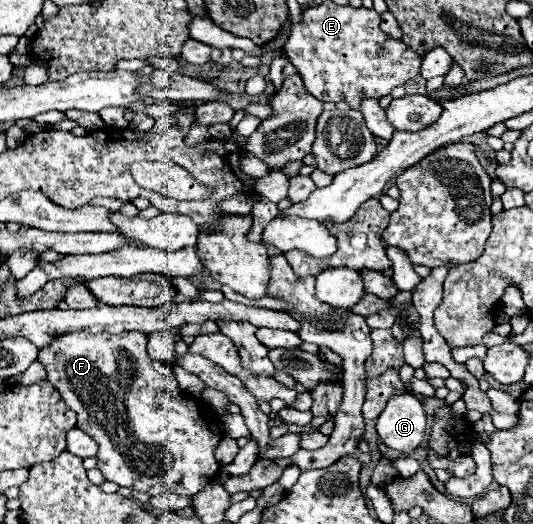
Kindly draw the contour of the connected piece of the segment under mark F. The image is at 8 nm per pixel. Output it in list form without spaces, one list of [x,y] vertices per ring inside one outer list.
[[[142,332],[62,334],[38,350],[38,362],[44,364],[50,384],[58,388],[70,410],[78,414],[76,426],[98,442],[98,470],[106,480],[148,492],[150,496],[166,492],[196,496],[220,472],[220,466],[214,460],[214,448],[222,440],[220,418],[214,416],[214,410],[206,402],[180,390],[168,364],[148,360],[146,336]]]

